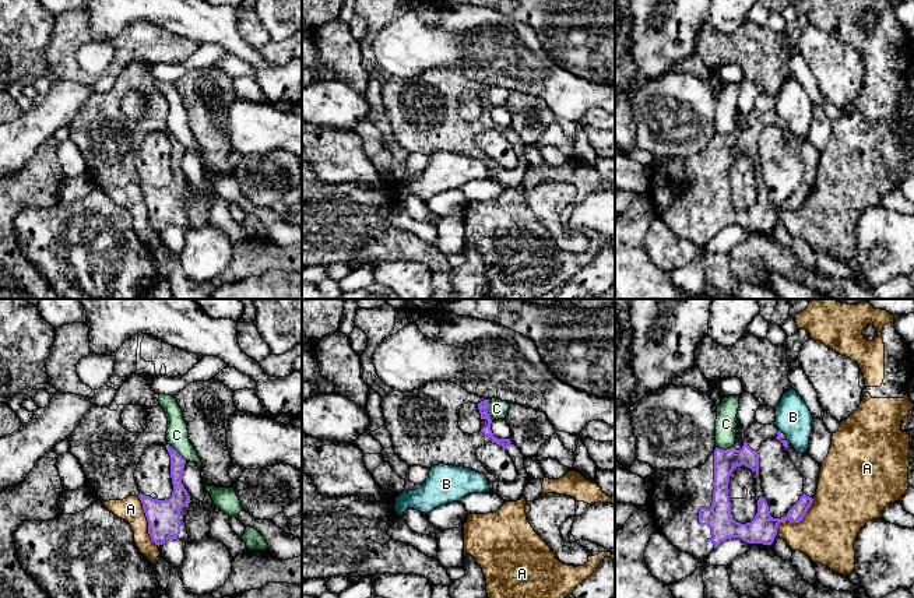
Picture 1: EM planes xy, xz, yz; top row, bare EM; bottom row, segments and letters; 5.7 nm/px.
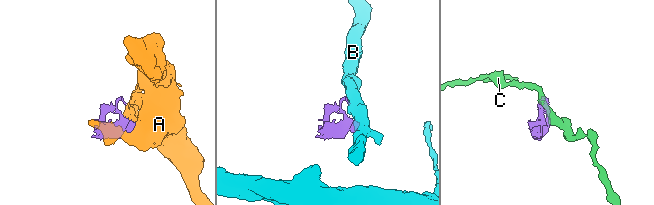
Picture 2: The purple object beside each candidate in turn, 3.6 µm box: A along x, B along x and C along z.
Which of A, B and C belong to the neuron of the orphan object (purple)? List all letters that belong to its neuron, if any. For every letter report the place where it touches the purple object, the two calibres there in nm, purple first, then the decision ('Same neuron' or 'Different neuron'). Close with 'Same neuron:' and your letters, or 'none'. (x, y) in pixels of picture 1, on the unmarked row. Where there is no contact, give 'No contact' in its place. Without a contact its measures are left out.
A: Touches purple at yz (795, 208). Thickness 160 nm (purple) against 320 nm. Different neuron
B: Touches purple at yz (787, 129). Thickness 30 nm (purple) against 200 nm. Different neuron
C: Touches purple at xz (485, 97). Thickness 60 nm (purple) against 120 nm. Different neuron
Same neuron: none

